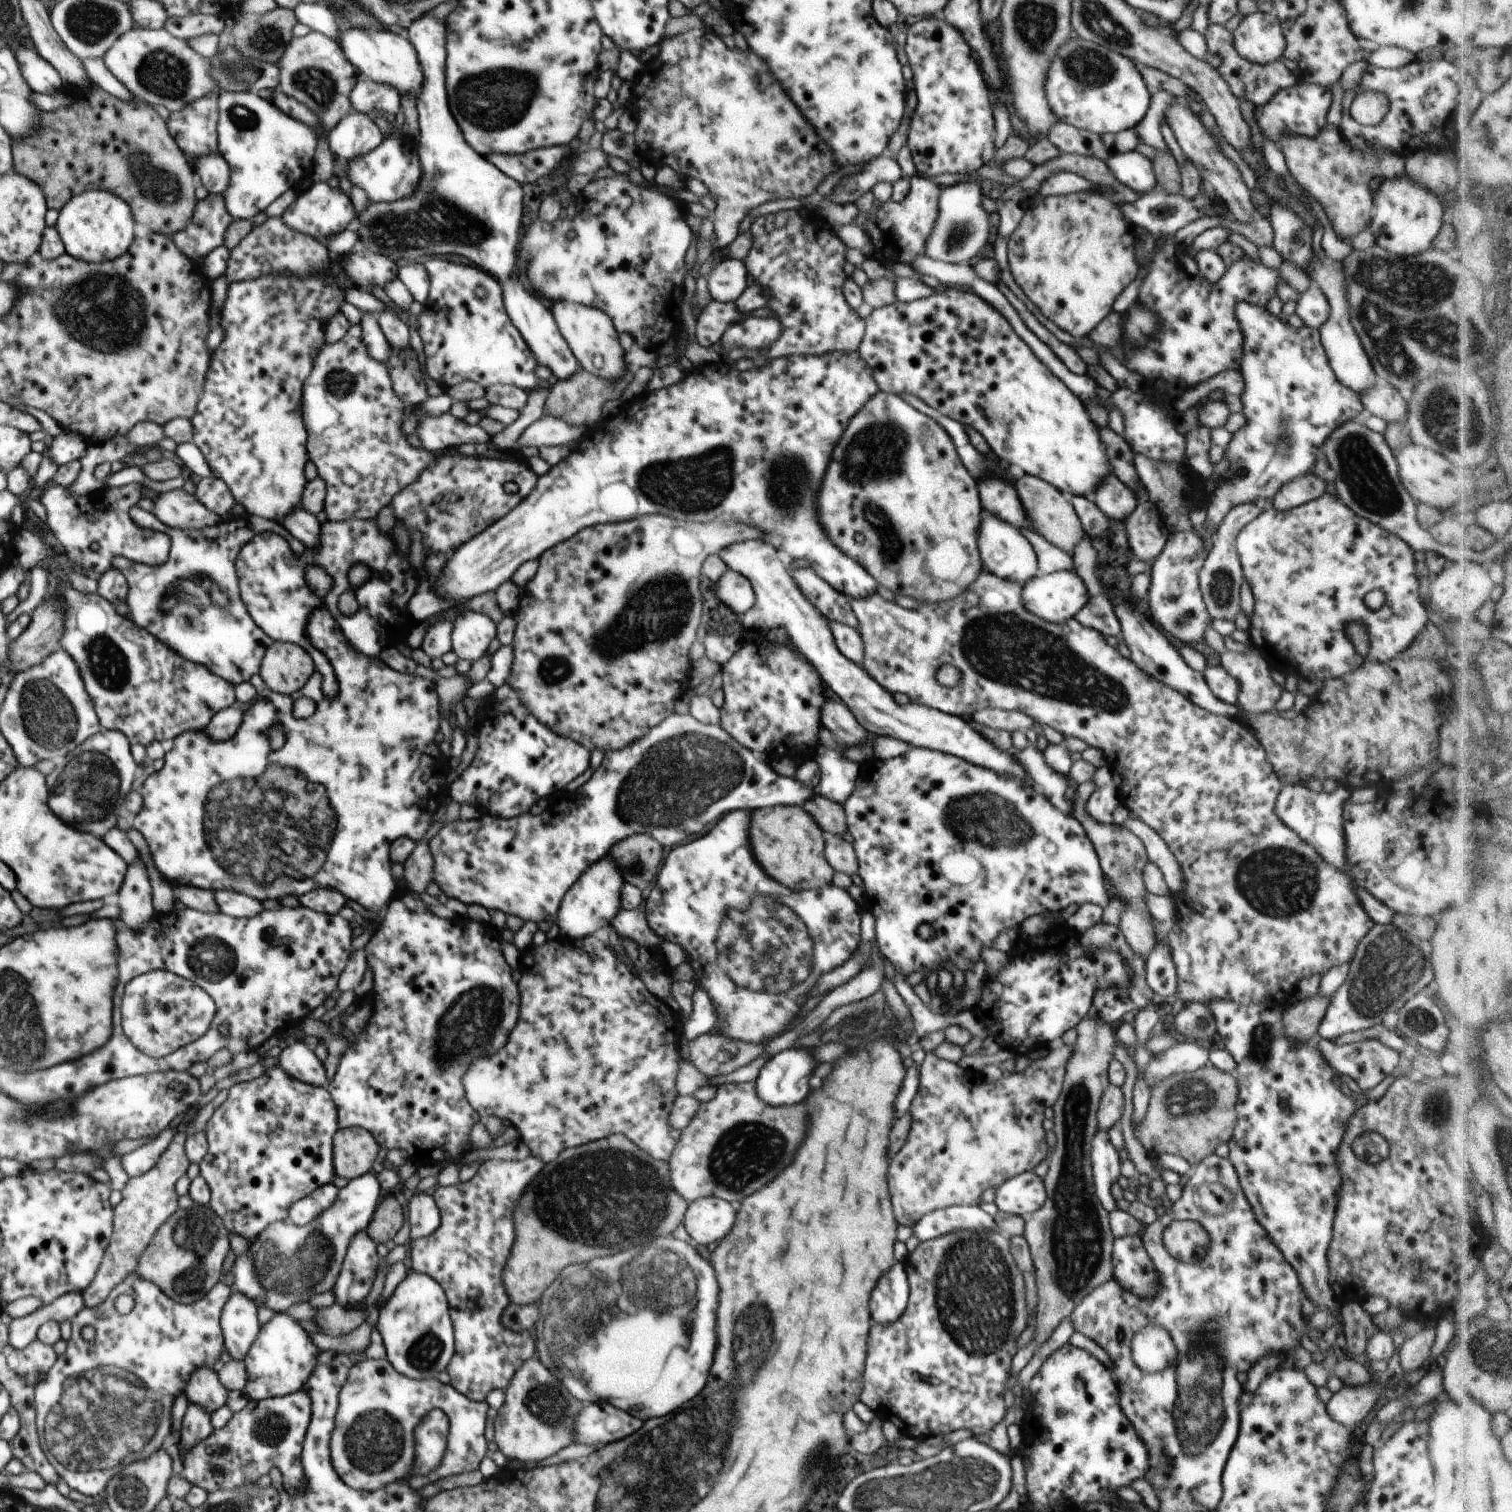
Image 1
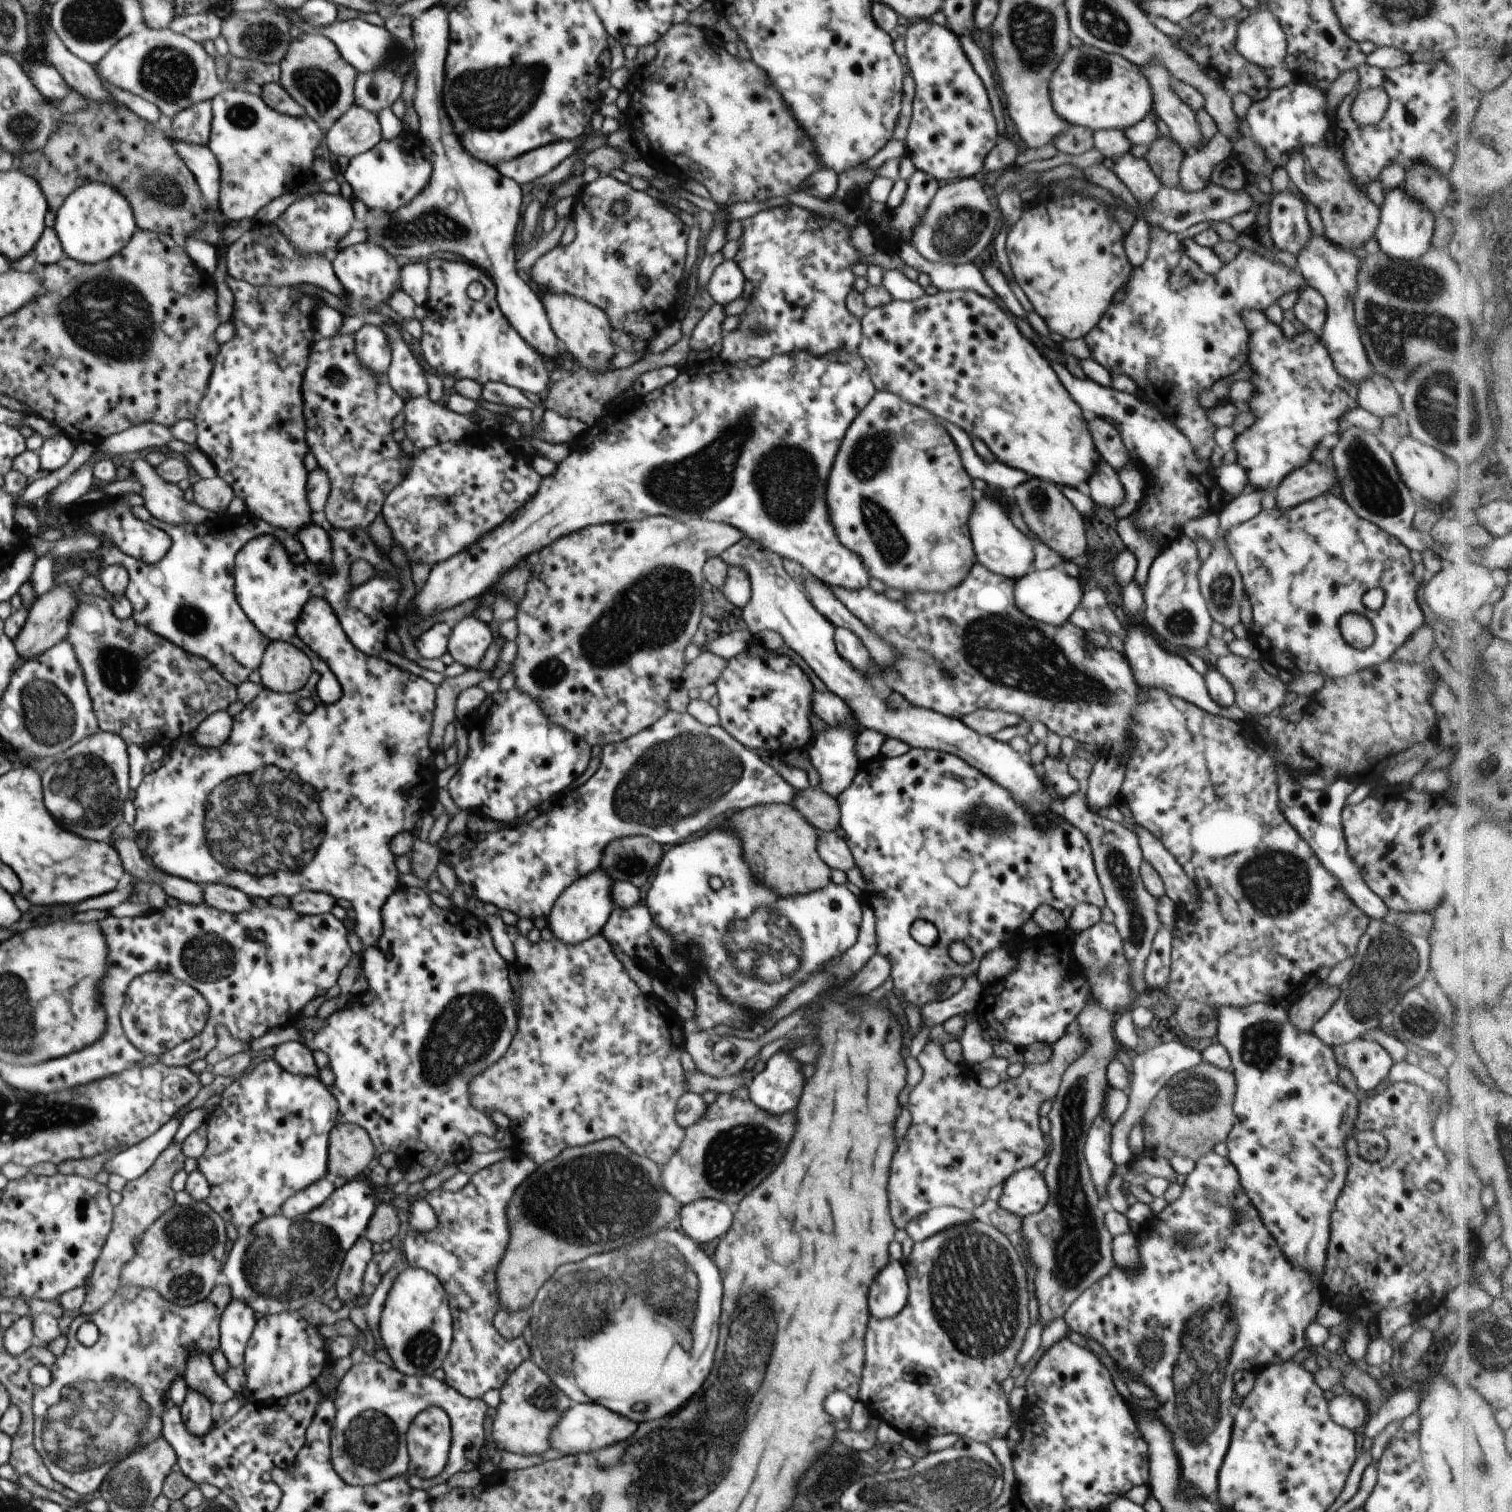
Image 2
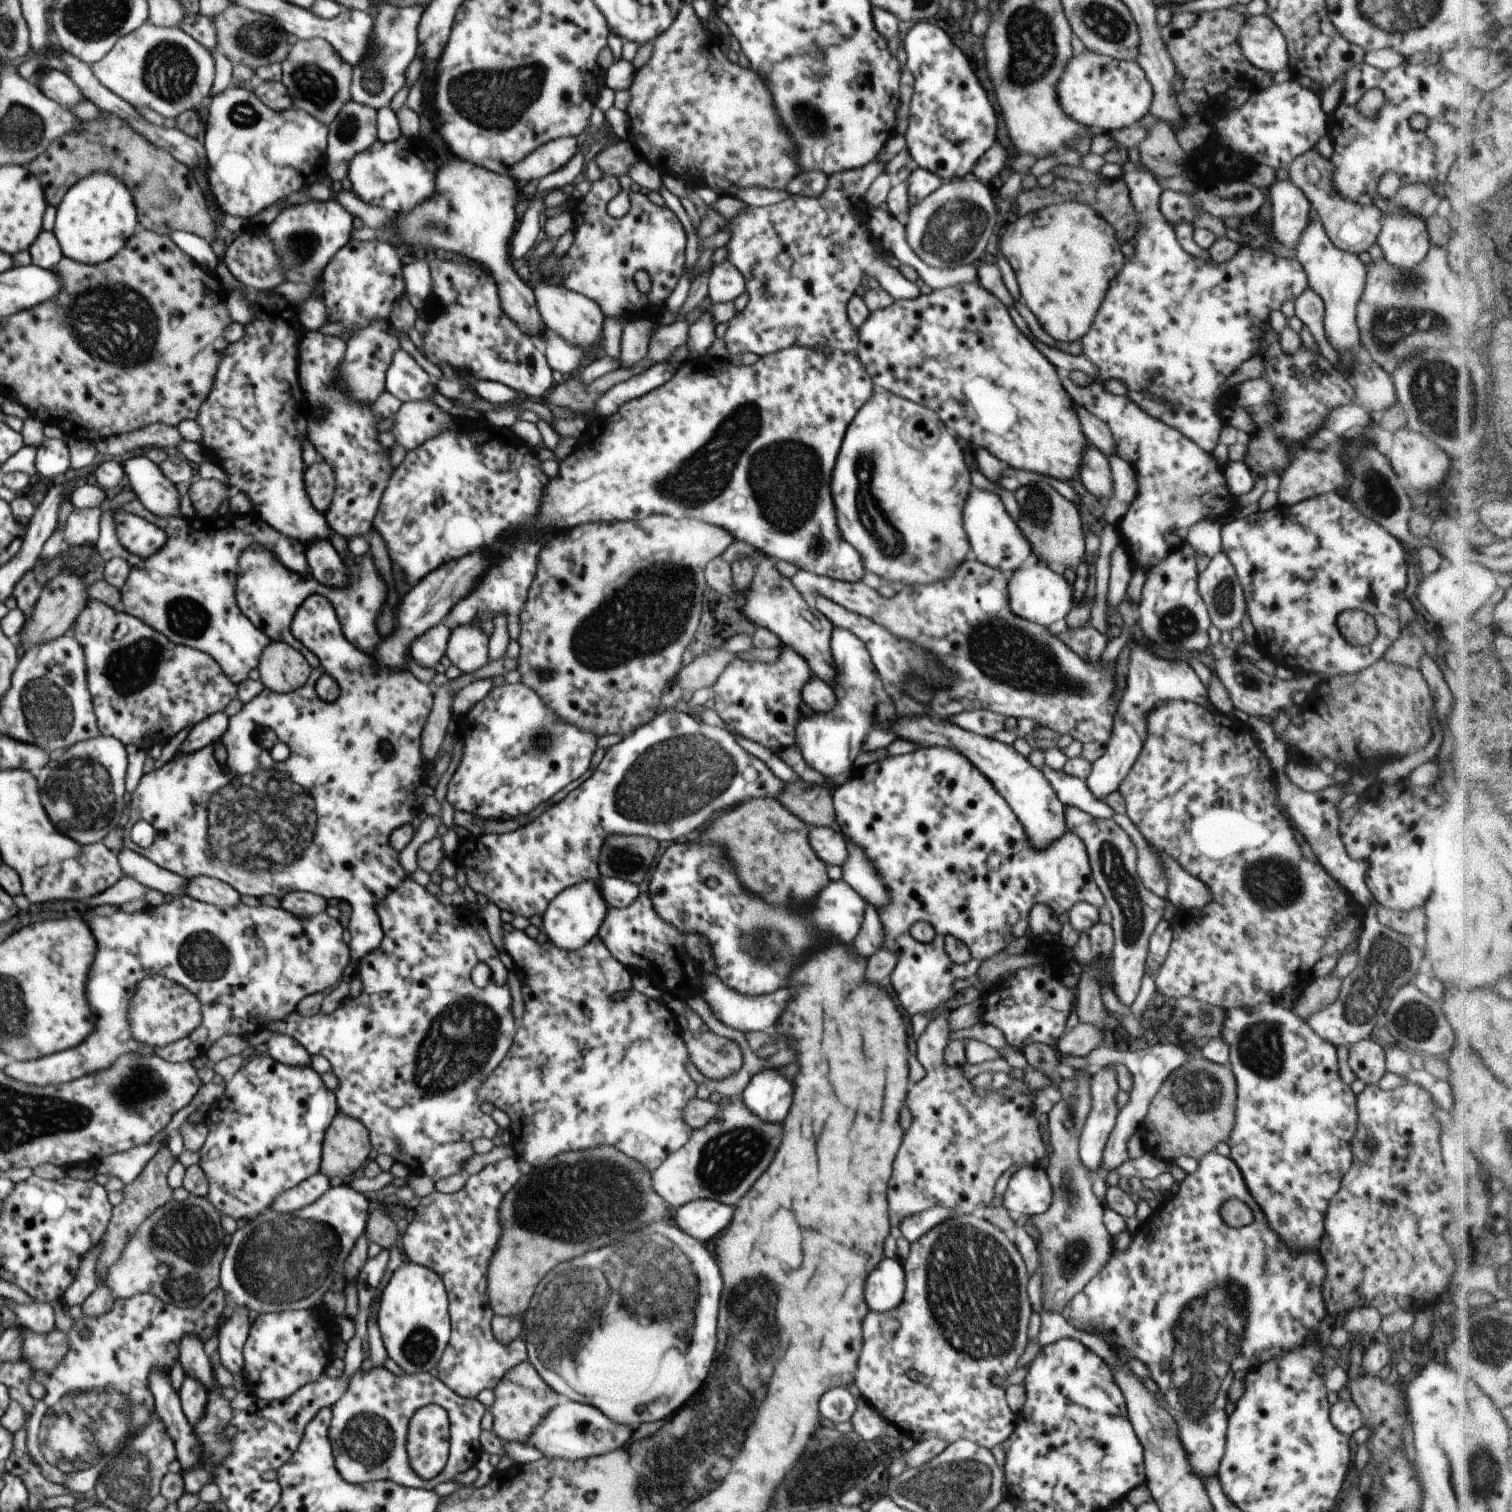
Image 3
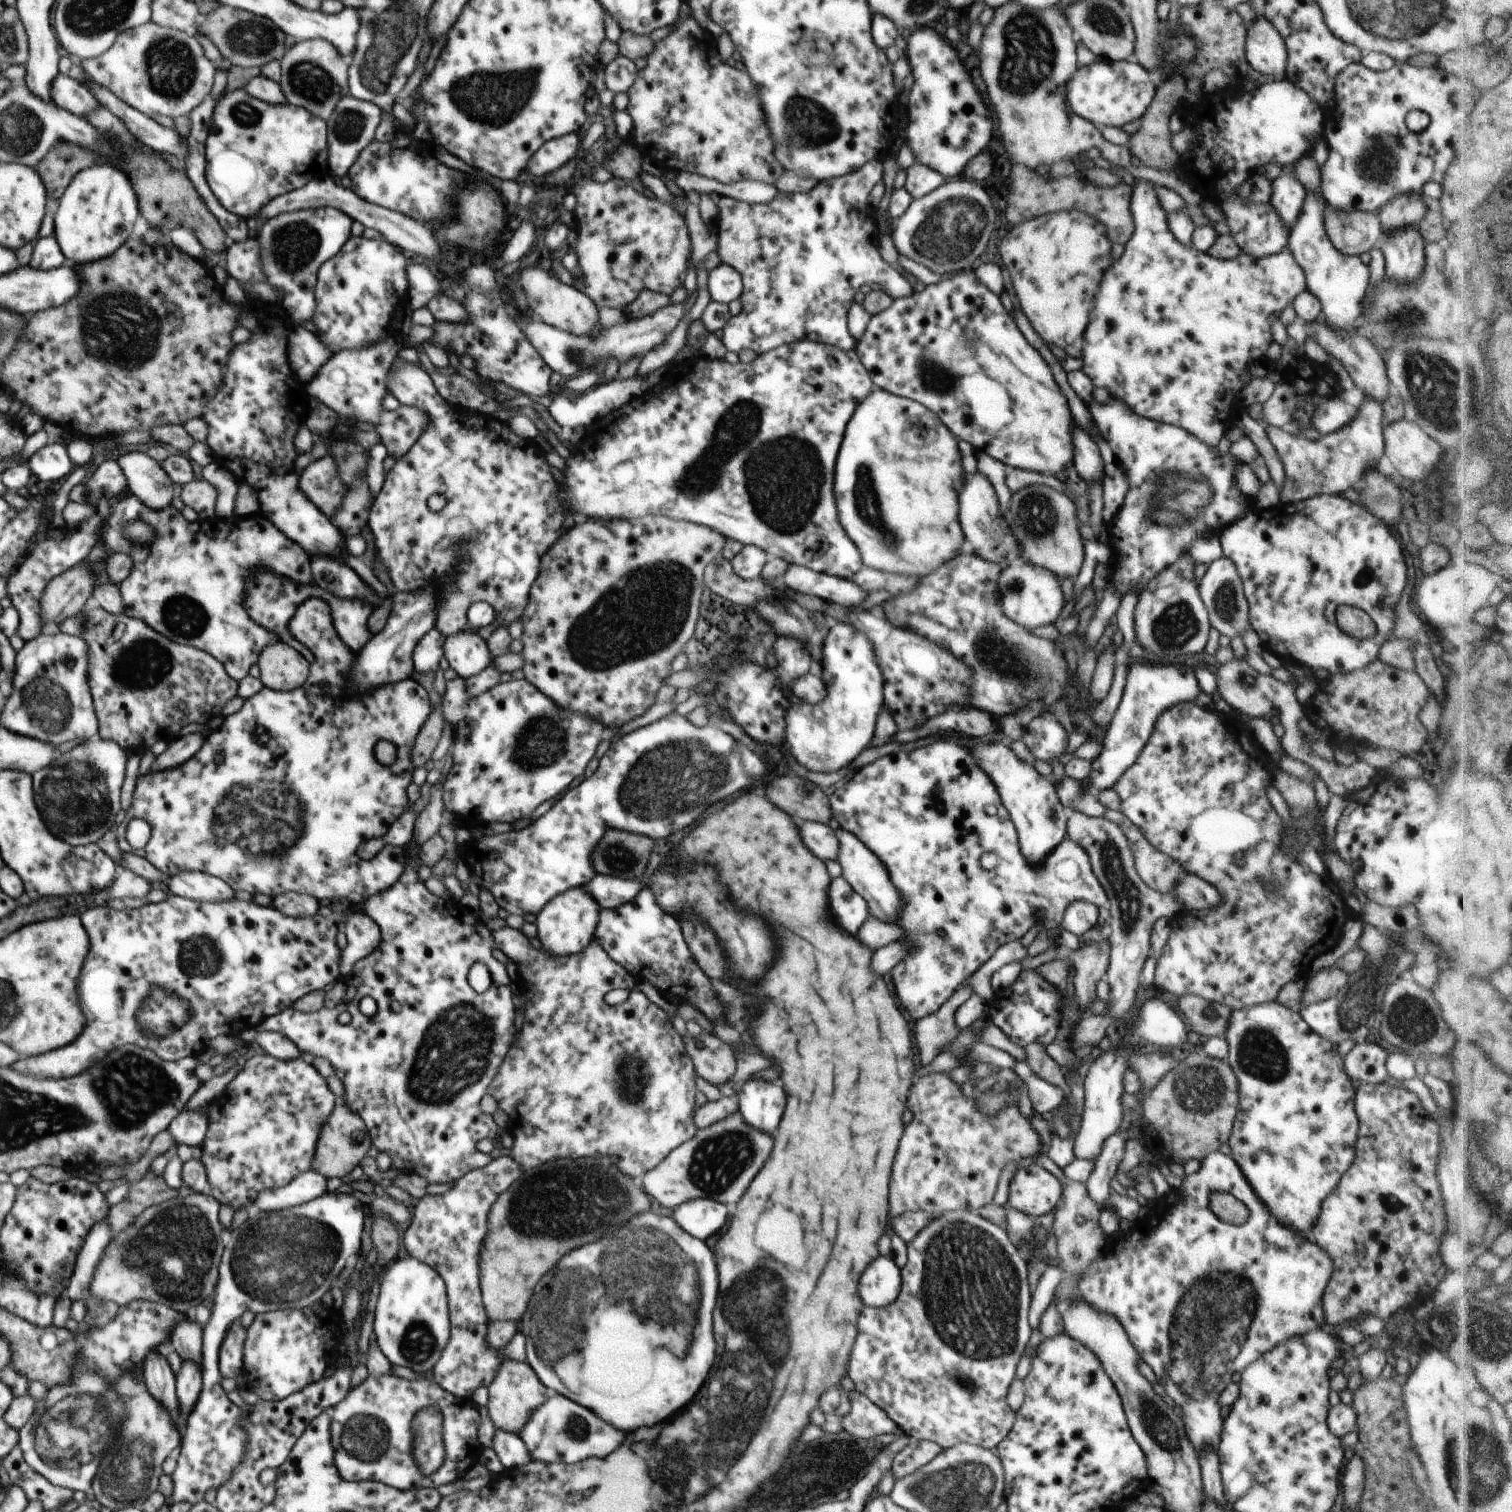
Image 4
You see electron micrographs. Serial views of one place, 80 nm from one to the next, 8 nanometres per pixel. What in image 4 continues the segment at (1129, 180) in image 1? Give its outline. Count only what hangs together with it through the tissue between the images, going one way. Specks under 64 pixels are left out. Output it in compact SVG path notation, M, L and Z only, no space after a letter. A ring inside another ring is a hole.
M1135 179L1131 187L1131 213L1135 226L1132 238L1124 241L1125 251L1118 260L1103 274L1101 286L1090 311L1090 322L1084 331L1081 341L1078 343L1082 350L1081 358L1084 361L1084 371L1093 382L1094 388L1108 388L1111 396L1123 400L1136 414L1169 425L1176 425L1193 434L1197 439L1205 442L1209 447L1217 447L1224 437L1226 430L1236 424L1242 408L1246 410L1242 402L1241 390L1252 378L1246 376L1248 363L1254 360L1265 359L1266 350L1273 342L1271 324L1279 318L1284 308L1293 304L1294 299L1307 289L1307 282L1302 267L1296 262L1290 250L1282 250L1279 253L1256 258L1250 254L1241 252L1236 258L1220 260L1196 250L1193 246L1184 246L1172 232L1170 232L1167 215L1160 206L1155 185L1150 181Z

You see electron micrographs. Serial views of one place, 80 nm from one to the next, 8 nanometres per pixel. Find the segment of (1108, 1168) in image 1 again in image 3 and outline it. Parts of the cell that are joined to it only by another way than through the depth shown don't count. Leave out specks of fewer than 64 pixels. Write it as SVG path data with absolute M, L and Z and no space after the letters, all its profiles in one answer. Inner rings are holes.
M1110 1064L1099 1068L1098 1072L1095 1072L1092 1076L1090 1083L1092 1108L1088 1113L1082 1134L1079 1138L1079 1155L1085 1167L1090 1172L1095 1173L1101 1169L1103 1152L1108 1142L1109 1134L1114 1128L1120 1108L1115 1103L1115 1098L1119 1091L1118 1081Z

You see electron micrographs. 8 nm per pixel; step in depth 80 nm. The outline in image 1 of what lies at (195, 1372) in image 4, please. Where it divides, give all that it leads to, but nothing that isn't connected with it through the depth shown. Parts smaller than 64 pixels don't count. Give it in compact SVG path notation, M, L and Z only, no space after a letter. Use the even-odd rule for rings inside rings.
M188 1404L186 1414L182 1418L182 1426L180 1426L181 1440L179 1448L180 1454L184 1450L194 1448L198 1442L206 1441L214 1434L213 1431L213 1414L210 1413L204 1406L198 1404Z

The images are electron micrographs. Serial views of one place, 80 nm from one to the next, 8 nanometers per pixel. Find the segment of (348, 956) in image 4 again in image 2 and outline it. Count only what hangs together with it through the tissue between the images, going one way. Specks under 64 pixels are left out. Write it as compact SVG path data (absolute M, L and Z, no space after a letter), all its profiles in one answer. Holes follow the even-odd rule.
M311 598L304 605L296 627L297 635L307 644L308 648L312 649L320 659L326 661L337 680L342 680L342 698L340 700L333 703L323 703L320 700L317 693L317 682L320 678L318 671L313 671L308 682L299 691L293 693L277 693L263 687L260 694L252 702L249 702L240 713L233 716L232 730L224 744L219 747L205 747L198 744L194 737L187 735L171 745L170 750L165 753L160 761L160 768L146 775L138 788L135 788L135 797L130 805L130 822L138 834L143 833L148 836L146 850L151 855L153 864L169 875L199 885L220 883L241 890L251 899L262 897L269 899L272 896L278 896L278 894L288 897L294 896L296 892L302 892L302 890L314 890L314 892L330 894L331 897L336 899L344 898L344 900L348 900L356 912L355 934L362 940L363 948L366 948L372 946L380 938L383 927L382 907L386 904L388 897L400 887L398 882L399 872L395 865L396 857L390 850L391 838L403 832L415 833L417 837L422 836L422 832L429 821L430 801L438 800L435 791L438 789L436 776L442 769L441 755L440 752L432 750L429 745L435 711L436 686L422 677L388 664L382 658L372 658L372 656L362 654L360 650L356 650L350 644L350 640L346 638L346 634L342 632L340 626L338 618L334 616L334 611L326 604L324 599ZM300 698L311 698L316 704L314 711L310 714L299 712L296 704ZM312 786L322 788L320 796ZM320 798L322 798L322 802L320 802ZM318 804L320 804L322 812L318 810ZM322 814L326 816L328 826L326 826L326 820L324 820ZM324 826L326 826L326 838L322 834ZM320 842L322 842L322 846L320 846ZM314 852L316 852L316 858L312 858Z

